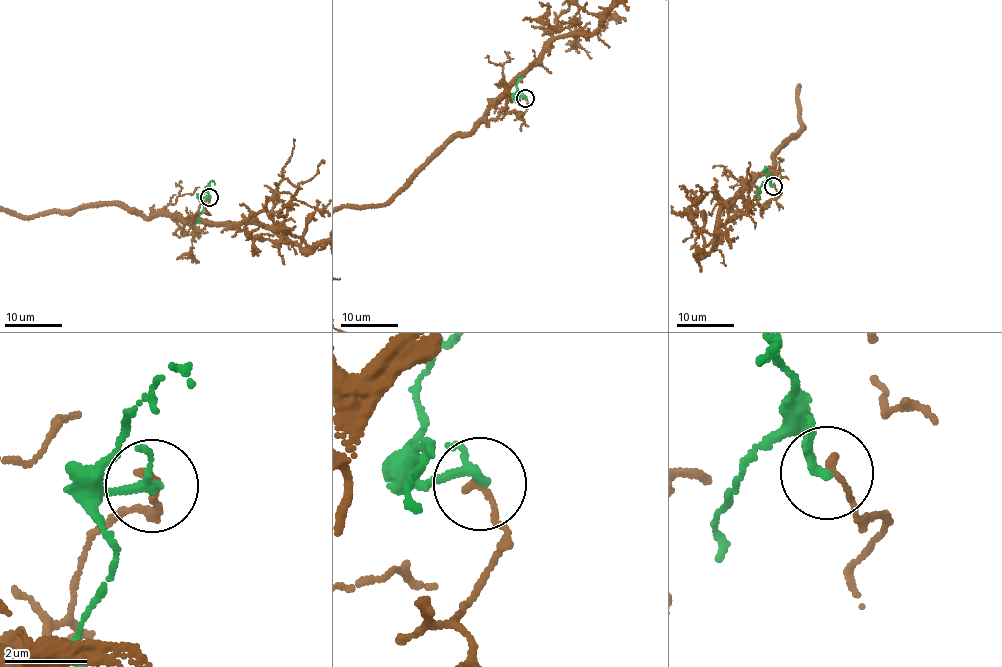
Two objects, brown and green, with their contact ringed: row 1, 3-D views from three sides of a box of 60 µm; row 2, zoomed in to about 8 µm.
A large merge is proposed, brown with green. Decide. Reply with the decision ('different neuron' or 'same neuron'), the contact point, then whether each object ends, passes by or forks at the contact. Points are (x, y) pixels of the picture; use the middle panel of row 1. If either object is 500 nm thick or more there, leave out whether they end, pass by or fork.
different neuron; at (525, 98); brown ends there; green passes by

